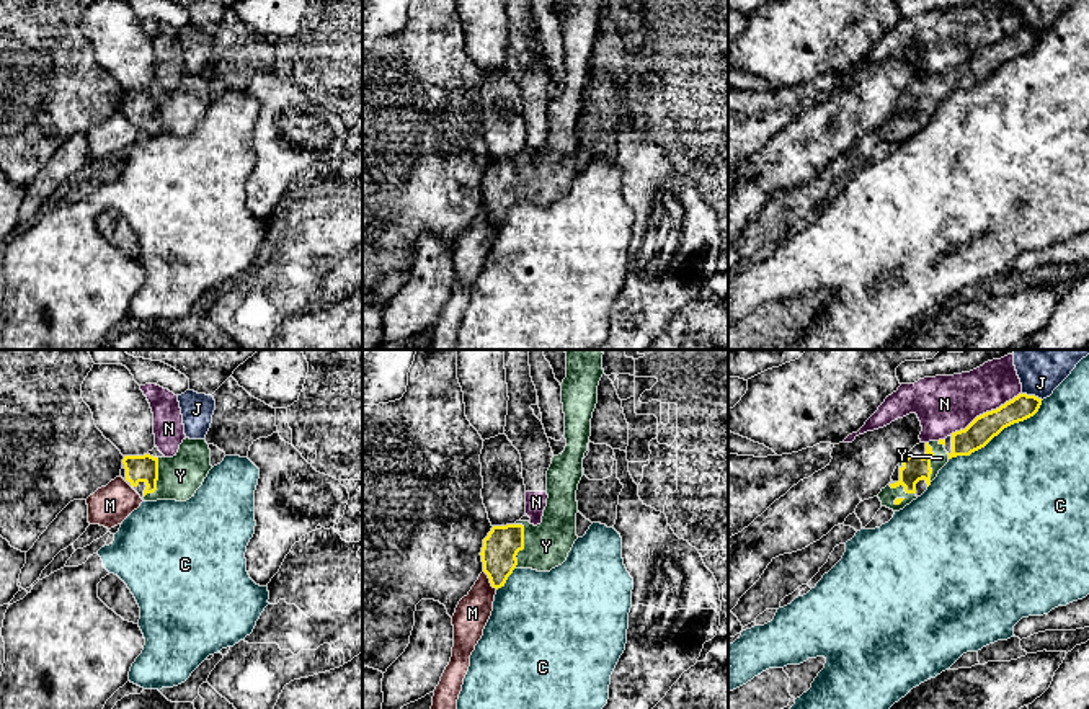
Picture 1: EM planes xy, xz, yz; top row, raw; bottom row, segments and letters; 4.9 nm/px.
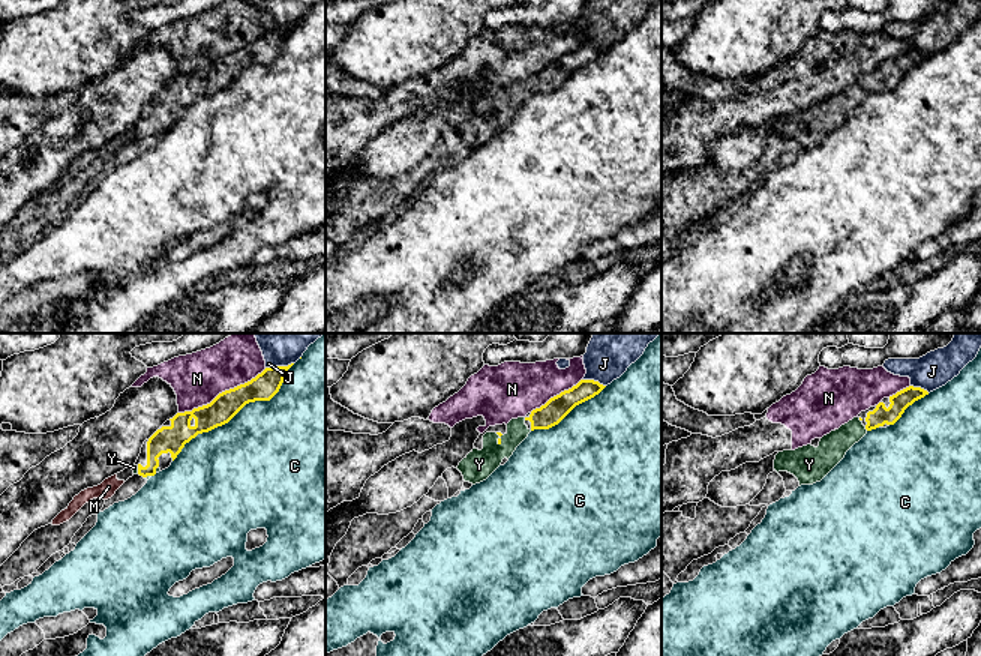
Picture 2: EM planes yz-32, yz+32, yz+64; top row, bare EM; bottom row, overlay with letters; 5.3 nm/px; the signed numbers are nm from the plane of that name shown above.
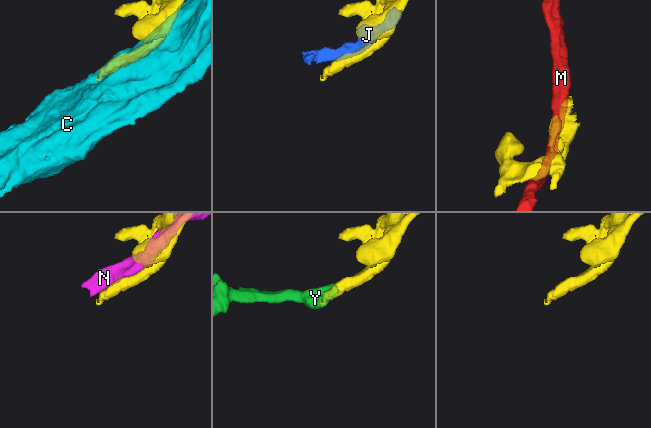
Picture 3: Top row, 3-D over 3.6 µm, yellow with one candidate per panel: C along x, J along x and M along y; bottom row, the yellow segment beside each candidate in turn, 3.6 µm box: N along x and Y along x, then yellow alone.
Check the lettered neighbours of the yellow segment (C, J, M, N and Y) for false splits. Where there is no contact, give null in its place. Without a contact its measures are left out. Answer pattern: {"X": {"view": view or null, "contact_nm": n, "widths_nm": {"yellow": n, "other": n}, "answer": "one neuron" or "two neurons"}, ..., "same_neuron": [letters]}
{"C": {"view": "yz", "contact_nm": 550, "widths_nm": {"yellow": 140, "other": 500}, "answer": "two neurons"}, "J": {"view": "yz", "contact_nm": 110, "widths_nm": {"yellow": 120, "other": 320}, "answer": "two neurons"}, "M": {"view": "xz", "contact_nm": 120, "widths_nm": {"yellow": 180, "other": 170}, "answer": "two neurons"}, "N": {"view": "yz", "contact_nm": 400, "widths_nm": {"yellow": 140, "other": 280}, "answer": "two neurons"}, "Y": {"view": "xz", "contact_nm": 220, "widths_nm": {"yellow": 180, "other": 220}, "answer": "one neuron"}, "same_neuron": ["Y"]}

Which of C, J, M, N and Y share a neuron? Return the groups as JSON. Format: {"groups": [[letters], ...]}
{"groups": [["C"], ["J"], ["M"], ["N"], ["Y"]]}

